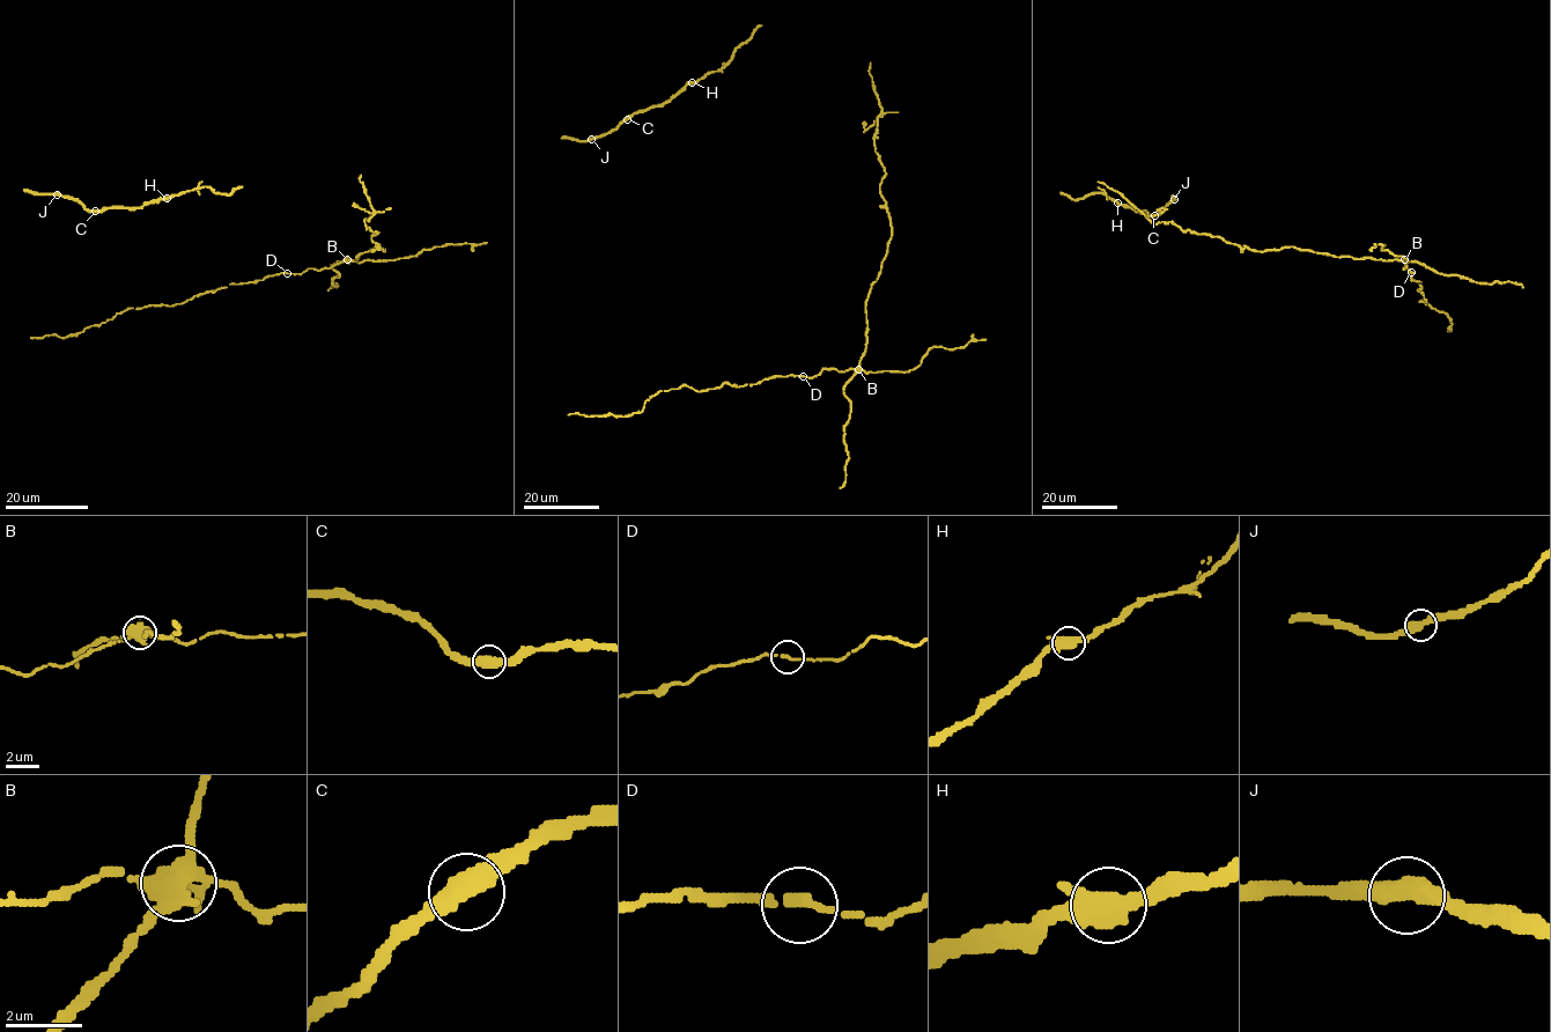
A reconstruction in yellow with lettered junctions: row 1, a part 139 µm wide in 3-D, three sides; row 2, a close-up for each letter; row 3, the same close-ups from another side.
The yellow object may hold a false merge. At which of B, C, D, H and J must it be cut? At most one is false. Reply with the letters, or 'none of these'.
B

